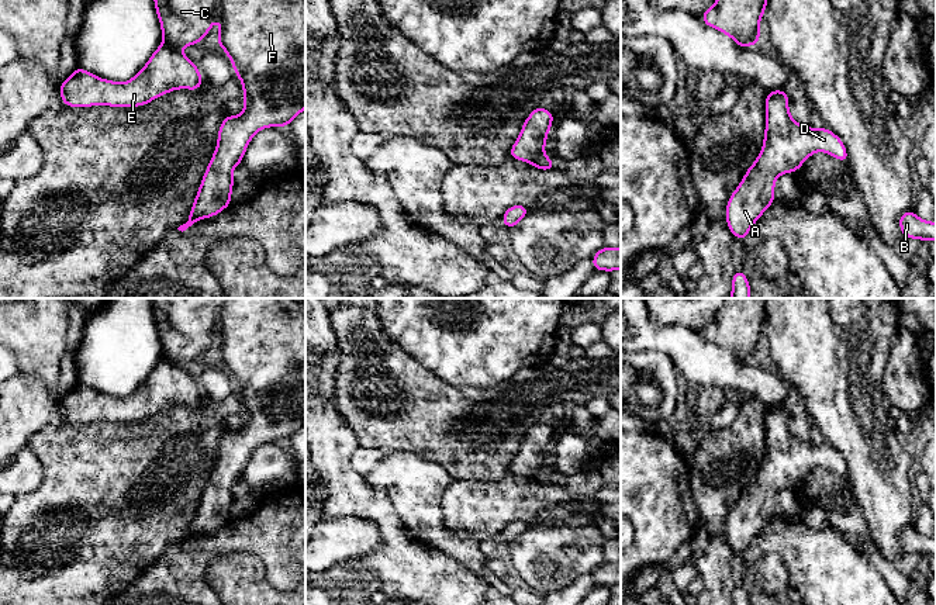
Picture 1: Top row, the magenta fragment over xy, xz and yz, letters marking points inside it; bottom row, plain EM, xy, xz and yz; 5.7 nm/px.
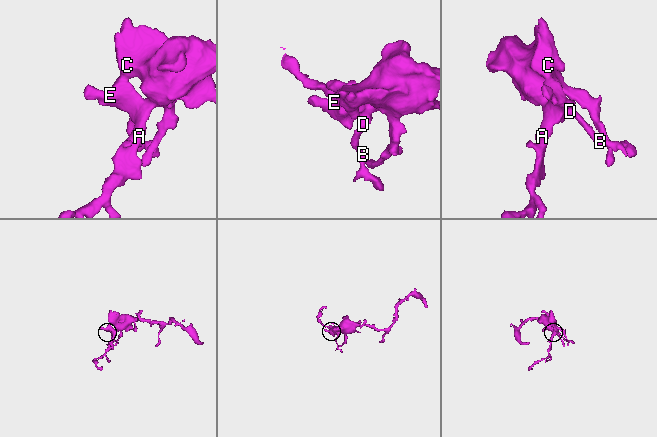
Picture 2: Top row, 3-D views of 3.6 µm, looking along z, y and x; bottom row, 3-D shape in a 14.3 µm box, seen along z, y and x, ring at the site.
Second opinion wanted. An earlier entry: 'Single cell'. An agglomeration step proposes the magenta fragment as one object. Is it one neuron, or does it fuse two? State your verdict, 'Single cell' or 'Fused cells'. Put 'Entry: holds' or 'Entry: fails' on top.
Entry: holds
Single cell

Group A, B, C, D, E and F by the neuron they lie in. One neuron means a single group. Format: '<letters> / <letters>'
A B C D E F

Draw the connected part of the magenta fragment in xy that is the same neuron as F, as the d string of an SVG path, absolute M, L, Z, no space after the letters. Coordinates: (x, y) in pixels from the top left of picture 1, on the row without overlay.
M152 298L155 324L162 342L162 360L153 367L144 384L125 398L100 394L87 386L76 383L72 391L59 402L65 421L91 422L106 419L110 422L138 422L172 405L198 405L204 394L197 381L180 364L204 355L213 338L218 335L221 345L215 356L229 371L235 390L244 402L245 424L236 431L225 431L220 446L215 467L203 491L198 508L186 539L179 546L186 546L196 536L214 532L227 523L234 502L232 485L241 480L252 452L267 442L287 442L296 431L305 424L305 302L296 298Z

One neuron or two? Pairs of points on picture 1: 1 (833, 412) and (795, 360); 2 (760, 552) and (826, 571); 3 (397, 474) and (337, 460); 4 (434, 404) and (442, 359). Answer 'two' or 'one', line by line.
1: one
2: one
3: two
4: two

